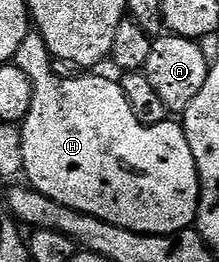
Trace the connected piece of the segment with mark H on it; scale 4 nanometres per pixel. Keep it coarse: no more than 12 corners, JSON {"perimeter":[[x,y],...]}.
{"perimeter":[[40,59],[21,130],[32,190],[139,231],[195,224],[183,126]]}

